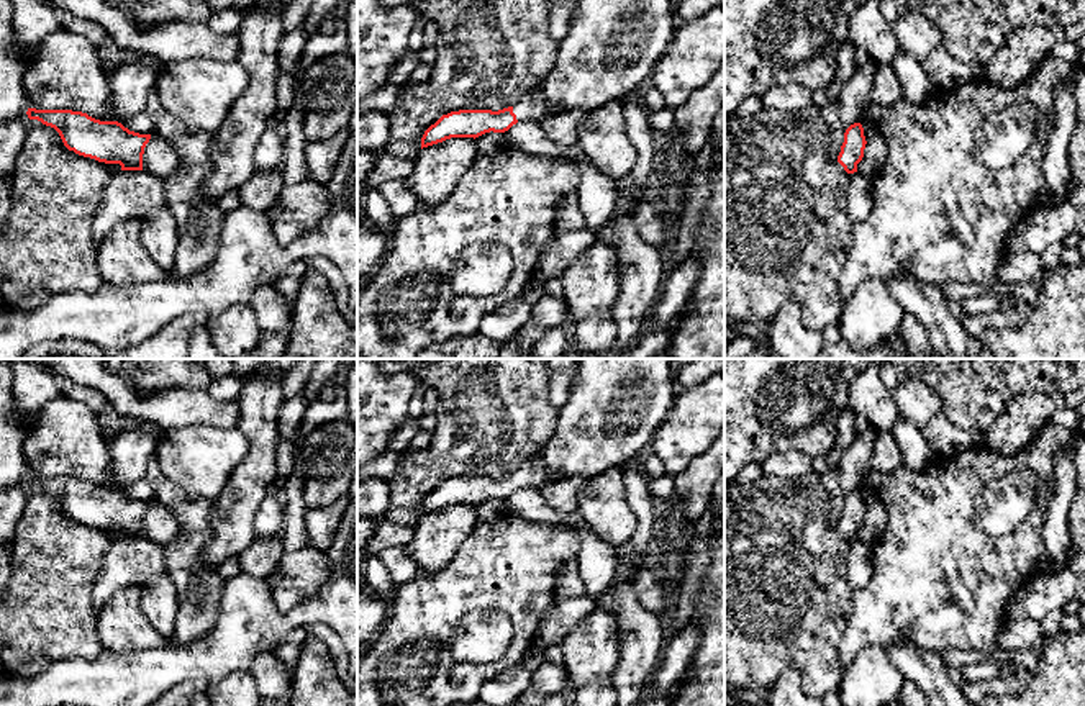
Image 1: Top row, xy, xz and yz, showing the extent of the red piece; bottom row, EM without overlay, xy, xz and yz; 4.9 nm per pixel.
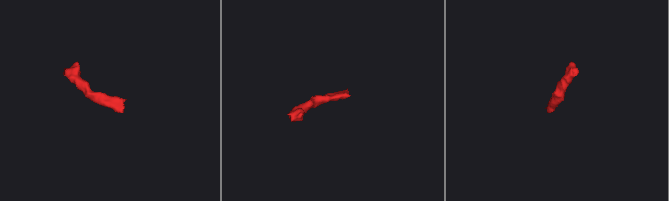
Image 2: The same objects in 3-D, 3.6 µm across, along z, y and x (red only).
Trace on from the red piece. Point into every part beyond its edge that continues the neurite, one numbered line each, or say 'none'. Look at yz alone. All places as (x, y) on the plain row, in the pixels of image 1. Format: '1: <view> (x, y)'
none

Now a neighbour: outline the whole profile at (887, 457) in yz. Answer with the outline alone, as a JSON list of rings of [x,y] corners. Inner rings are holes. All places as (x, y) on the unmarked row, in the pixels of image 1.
[[[878,431],[870,457],[870,467],[882,475],[888,475],[903,465],[903,455],[892,431]]]

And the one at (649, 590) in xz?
[[[654,563],[641,568],[634,577],[634,595],[638,603],[667,619],[675,604],[675,596],[664,586],[662,577]]]

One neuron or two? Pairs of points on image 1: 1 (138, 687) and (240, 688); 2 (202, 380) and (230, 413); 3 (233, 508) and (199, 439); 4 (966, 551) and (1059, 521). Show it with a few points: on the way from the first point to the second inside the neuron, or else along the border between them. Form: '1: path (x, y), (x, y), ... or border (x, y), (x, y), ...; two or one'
1: border (245, 670), (235, 670), (208, 685); two
2: border (166, 389), (205, 390); two
3: border (246, 456), (213, 502); two
4: border (1049, 488), (1041, 564); two

